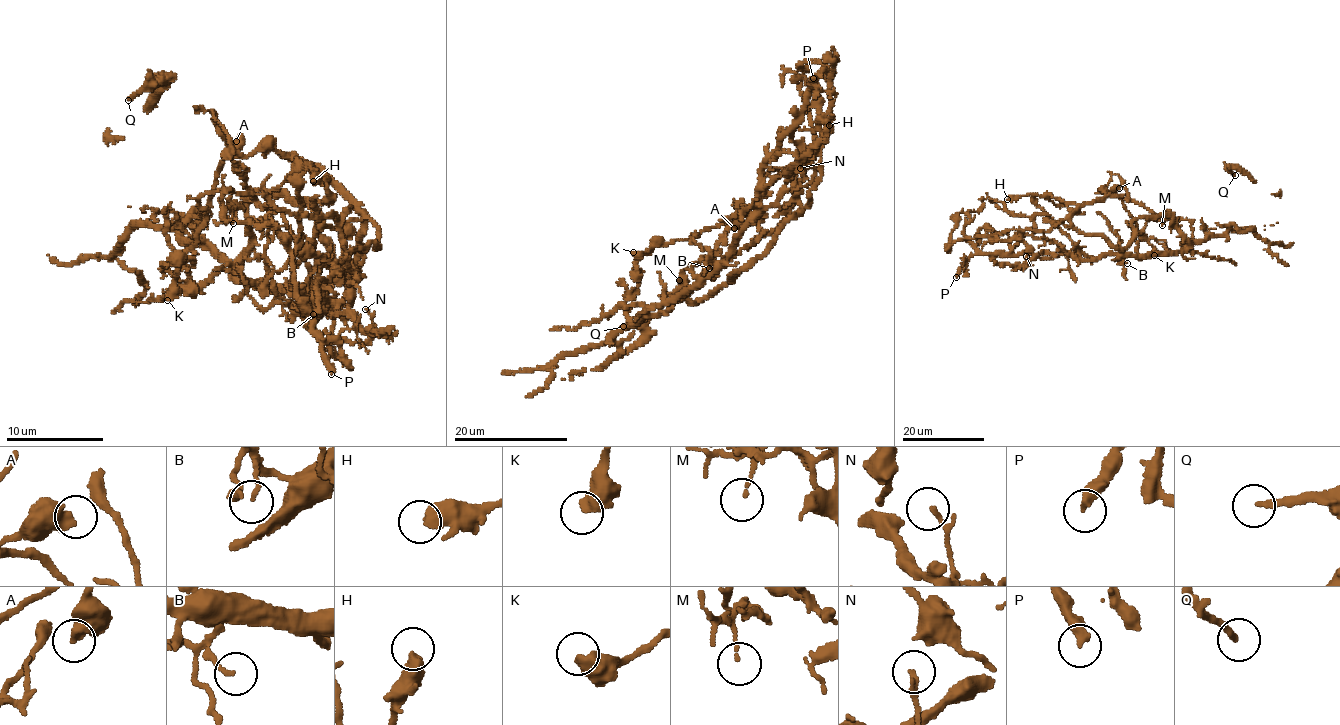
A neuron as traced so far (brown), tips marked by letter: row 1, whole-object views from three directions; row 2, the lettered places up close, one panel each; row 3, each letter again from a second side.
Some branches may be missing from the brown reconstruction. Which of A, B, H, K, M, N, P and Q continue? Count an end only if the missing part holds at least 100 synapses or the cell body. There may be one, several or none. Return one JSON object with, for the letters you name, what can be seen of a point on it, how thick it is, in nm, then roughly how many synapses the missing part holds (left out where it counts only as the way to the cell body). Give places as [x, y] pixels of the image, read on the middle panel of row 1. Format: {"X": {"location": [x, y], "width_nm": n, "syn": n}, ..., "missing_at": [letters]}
{"missing_at": []}

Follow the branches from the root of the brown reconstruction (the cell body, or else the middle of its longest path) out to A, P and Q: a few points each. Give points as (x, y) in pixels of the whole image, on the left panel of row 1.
A: (250, 191), (232, 168), (230, 147), (213, 110), (231, 148), (242, 155), (236, 141)
P: (250, 191), (213, 110), (236, 151), (324, 166), (375, 221), (378, 249), (332, 261), (313, 289), (331, 374)
Q: (250, 191), (232, 262), (174, 229), (131, 226), (120, 250), (142, 212), (108, 143), (161, 82), (128, 100)

